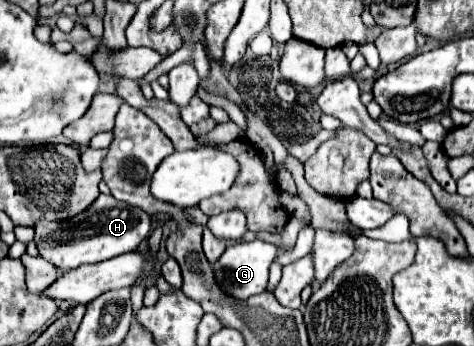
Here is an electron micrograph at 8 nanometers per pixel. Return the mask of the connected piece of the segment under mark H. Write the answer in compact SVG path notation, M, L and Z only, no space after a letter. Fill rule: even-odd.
M101 195L87 211L61 223L39 221L35 225L35 245L39 255L55 263L59 269L75 269L83 263L99 263L121 253L135 251L141 241L149 239L153 233L151 217L143 209L125 205L111 195Z

